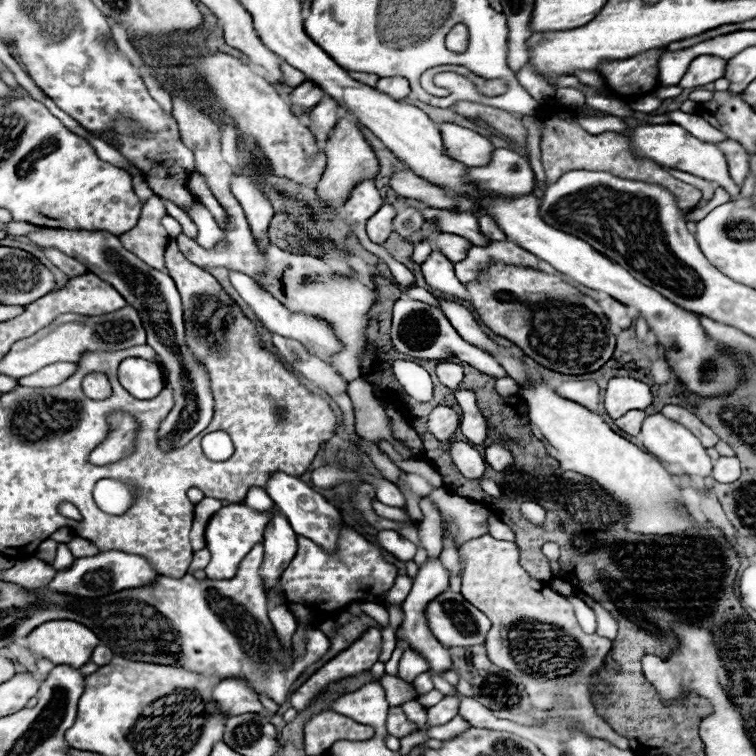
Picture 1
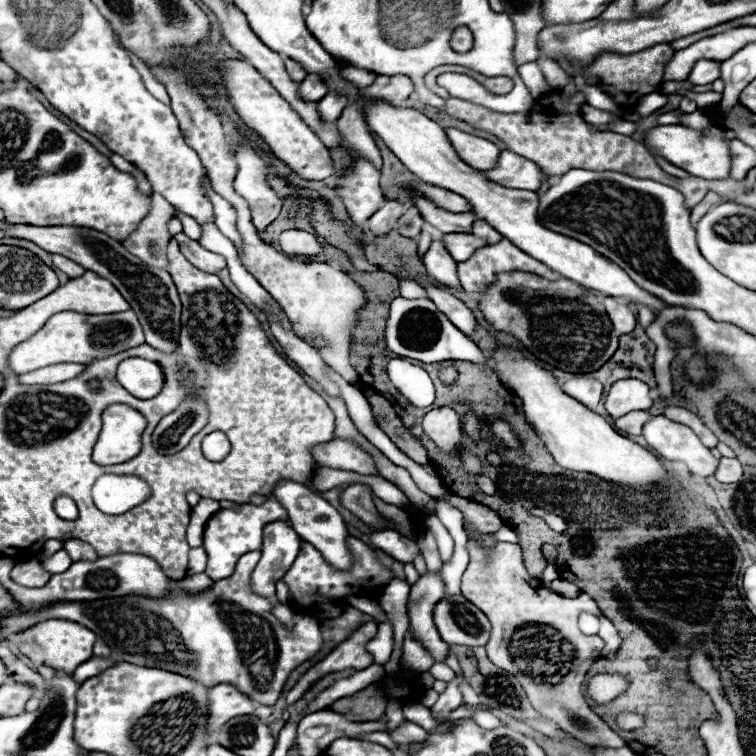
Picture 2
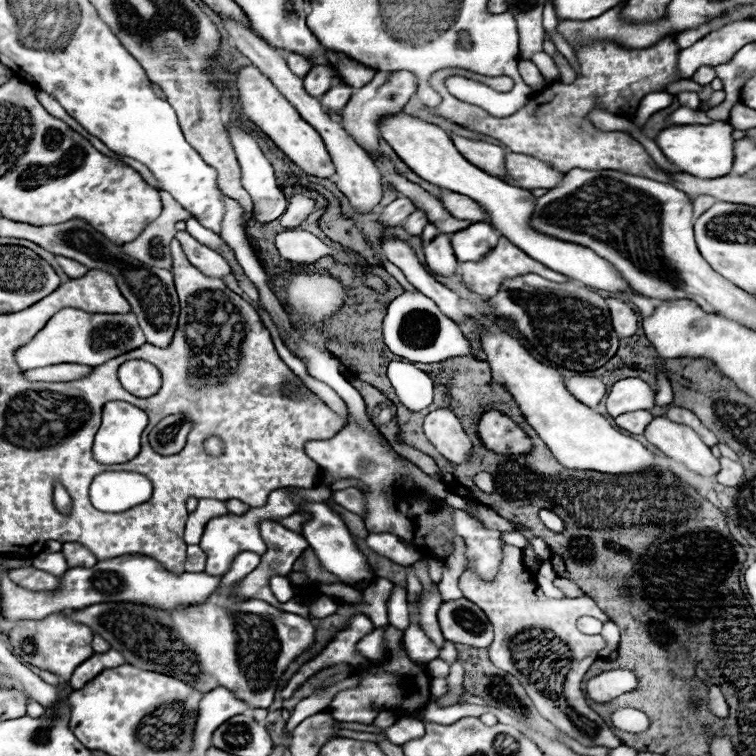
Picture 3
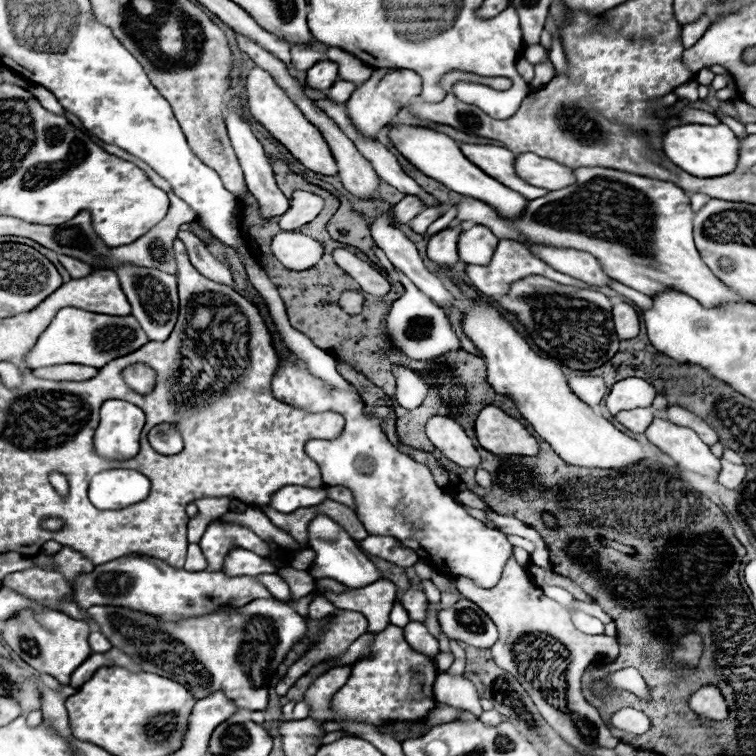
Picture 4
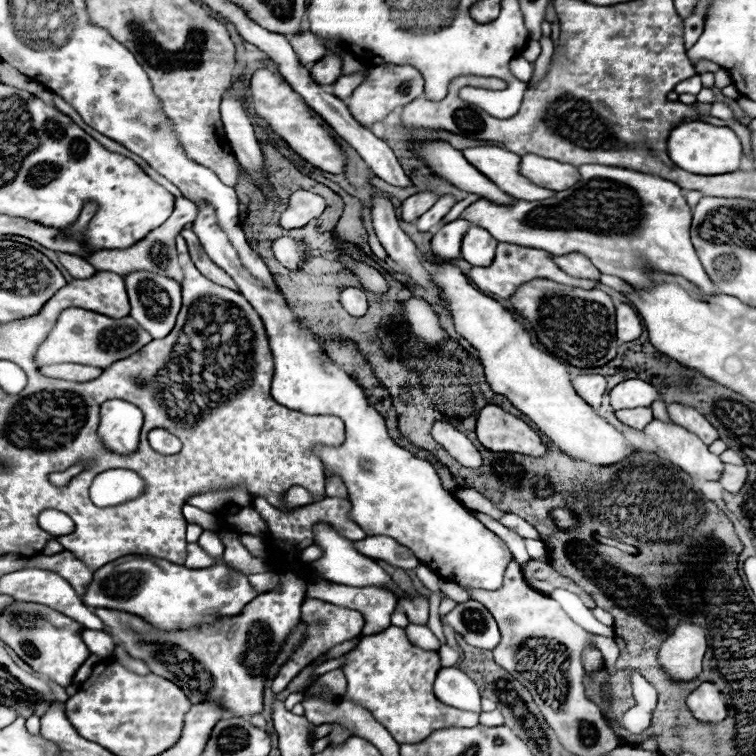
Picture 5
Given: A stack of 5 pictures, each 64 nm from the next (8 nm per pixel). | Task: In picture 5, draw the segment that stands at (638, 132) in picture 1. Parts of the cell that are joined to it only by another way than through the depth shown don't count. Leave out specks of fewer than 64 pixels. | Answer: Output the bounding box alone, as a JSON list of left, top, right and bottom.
[668,120,742,174]

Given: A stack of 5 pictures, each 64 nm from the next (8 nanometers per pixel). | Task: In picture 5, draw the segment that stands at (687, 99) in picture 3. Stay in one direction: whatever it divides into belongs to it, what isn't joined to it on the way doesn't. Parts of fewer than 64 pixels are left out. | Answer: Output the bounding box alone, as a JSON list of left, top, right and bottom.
[674,74,702,94]

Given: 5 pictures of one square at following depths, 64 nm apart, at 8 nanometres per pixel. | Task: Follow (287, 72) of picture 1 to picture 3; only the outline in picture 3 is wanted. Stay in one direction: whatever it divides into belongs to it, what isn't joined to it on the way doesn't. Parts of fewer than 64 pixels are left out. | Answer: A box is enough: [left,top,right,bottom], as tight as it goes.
[284,52,312,78]

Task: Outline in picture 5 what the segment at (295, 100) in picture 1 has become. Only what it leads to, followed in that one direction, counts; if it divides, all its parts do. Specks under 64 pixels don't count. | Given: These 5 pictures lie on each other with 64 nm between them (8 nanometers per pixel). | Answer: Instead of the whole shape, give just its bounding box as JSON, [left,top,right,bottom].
[310,54,342,84]

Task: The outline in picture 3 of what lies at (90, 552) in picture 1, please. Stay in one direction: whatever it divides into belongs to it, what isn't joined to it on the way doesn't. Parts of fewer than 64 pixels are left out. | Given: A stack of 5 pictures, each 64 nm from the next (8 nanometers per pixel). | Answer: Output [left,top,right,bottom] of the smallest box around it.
[62,544,96,568]

